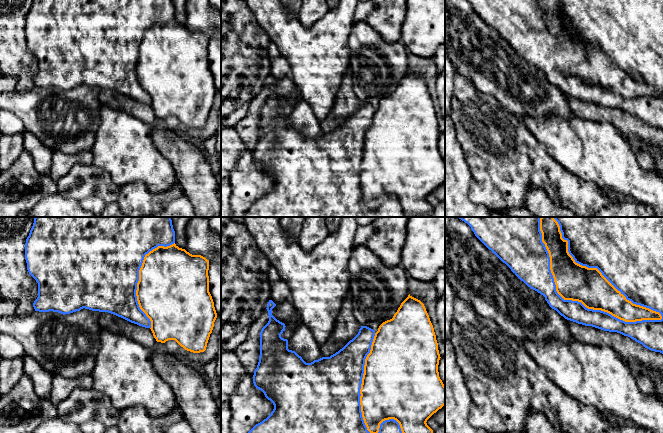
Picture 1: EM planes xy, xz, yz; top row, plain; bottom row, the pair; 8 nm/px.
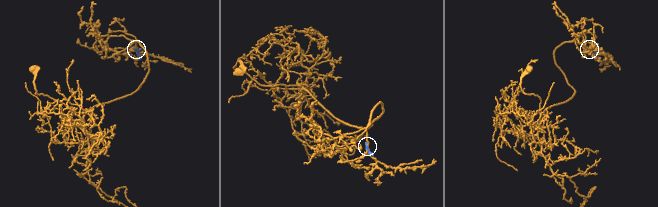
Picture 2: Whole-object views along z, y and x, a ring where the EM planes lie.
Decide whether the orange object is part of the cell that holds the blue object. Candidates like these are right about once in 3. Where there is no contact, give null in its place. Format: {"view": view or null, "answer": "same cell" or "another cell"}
{"view": "yz", "answer": "another cell"}

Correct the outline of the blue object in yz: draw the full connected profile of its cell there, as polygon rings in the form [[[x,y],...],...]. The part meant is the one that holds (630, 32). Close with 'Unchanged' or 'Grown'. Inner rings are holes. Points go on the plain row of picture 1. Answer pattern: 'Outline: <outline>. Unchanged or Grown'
Outline: [[[468,0],[475,12],[494,29],[528,63],[545,73],[549,82],[565,95],[604,107],[628,112],[645,124],[663,130],[663,0],[559,0],[562,14],[568,17],[568,28],[576,39],[597,44],[602,51],[633,80],[659,88],[661,96],[625,98],[611,90],[586,84],[581,78],[564,76],[556,67],[550,46],[549,29],[542,18],[540,0]]]. Unchanged

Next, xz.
Outline: [[[269,76],[266,84],[269,97],[260,108],[260,132],[253,151],[254,162],[273,179],[274,185],[266,195],[256,200],[246,210],[243,217],[404,217],[396,196],[383,197],[379,208],[372,210],[367,206],[362,193],[360,165],[365,135],[370,129],[375,107],[367,102],[361,102],[358,110],[338,128],[330,133],[306,139],[295,127],[288,125],[288,116],[281,113],[286,102],[272,91],[275,82],[276,80]]]. Unchanged

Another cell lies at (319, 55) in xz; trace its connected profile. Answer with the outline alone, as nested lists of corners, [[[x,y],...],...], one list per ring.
[[[245,0],[255,15],[258,24],[265,30],[271,42],[278,47],[280,55],[290,65],[290,77],[305,101],[321,122],[330,113],[350,61],[348,37],[353,26],[353,17],[358,0],[339,0],[338,6],[329,11],[310,27],[305,27],[297,17],[293,17],[280,0]]]

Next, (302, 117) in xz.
[[[302,100],[288,116],[288,125],[295,127],[306,139],[322,134],[320,121],[311,107]]]

